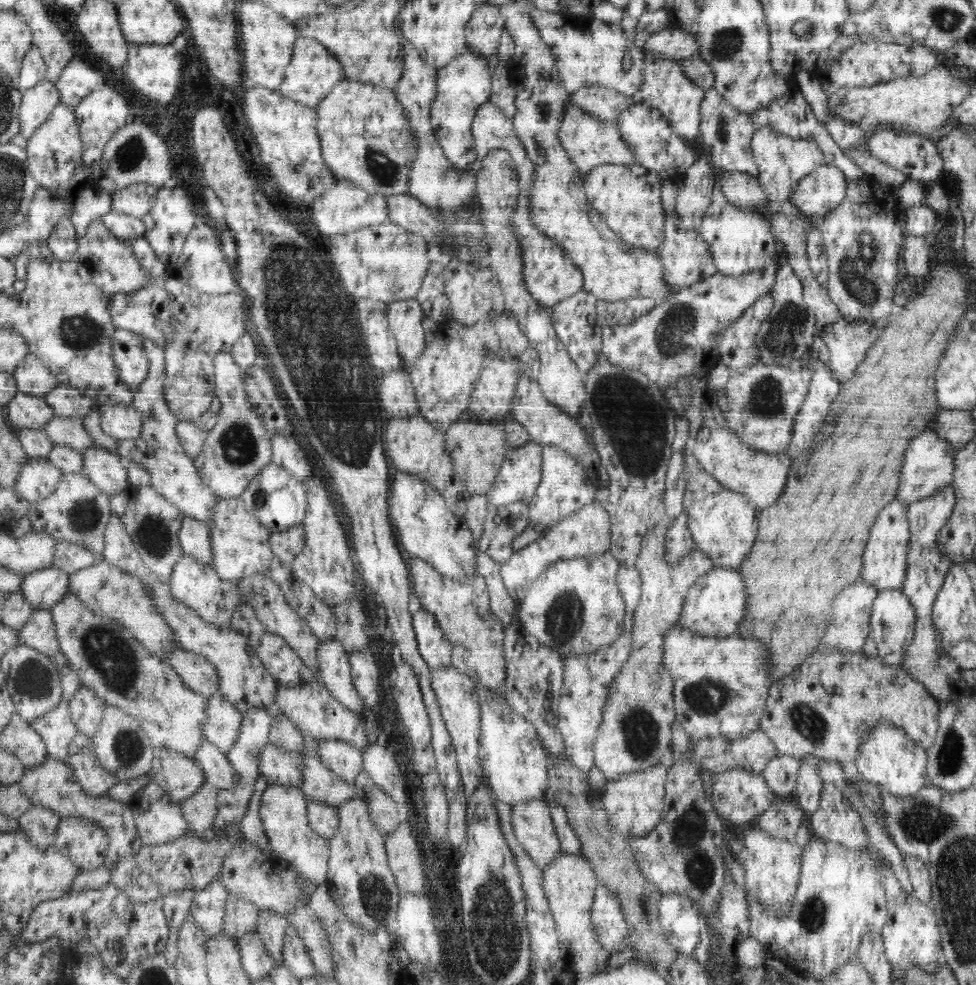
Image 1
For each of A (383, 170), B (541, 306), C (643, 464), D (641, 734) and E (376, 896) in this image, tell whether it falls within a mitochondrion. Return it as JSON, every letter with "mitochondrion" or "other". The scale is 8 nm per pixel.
{"A":"mitochondrion","B":"other","C":"mitochondrion","D":"mitochondrion","E":"mitochondrion"}

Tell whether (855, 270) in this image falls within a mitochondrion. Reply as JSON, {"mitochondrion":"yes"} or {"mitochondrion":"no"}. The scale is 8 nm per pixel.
{"mitochondrion":"yes"}

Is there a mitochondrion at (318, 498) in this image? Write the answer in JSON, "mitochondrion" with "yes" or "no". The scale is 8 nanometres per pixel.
{"mitochondrion":"no"}

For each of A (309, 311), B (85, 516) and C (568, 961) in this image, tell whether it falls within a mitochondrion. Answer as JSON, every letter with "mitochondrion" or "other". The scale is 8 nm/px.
{"A":"mitochondrion","B":"mitochondrion","C":"other"}

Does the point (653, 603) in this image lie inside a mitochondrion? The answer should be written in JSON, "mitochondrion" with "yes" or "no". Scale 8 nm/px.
{"mitochondrion":"no"}

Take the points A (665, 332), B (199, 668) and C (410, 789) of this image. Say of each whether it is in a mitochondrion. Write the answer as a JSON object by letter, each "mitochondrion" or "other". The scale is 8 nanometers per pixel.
{"A":"mitochondrion","B":"other","C":"other"}

